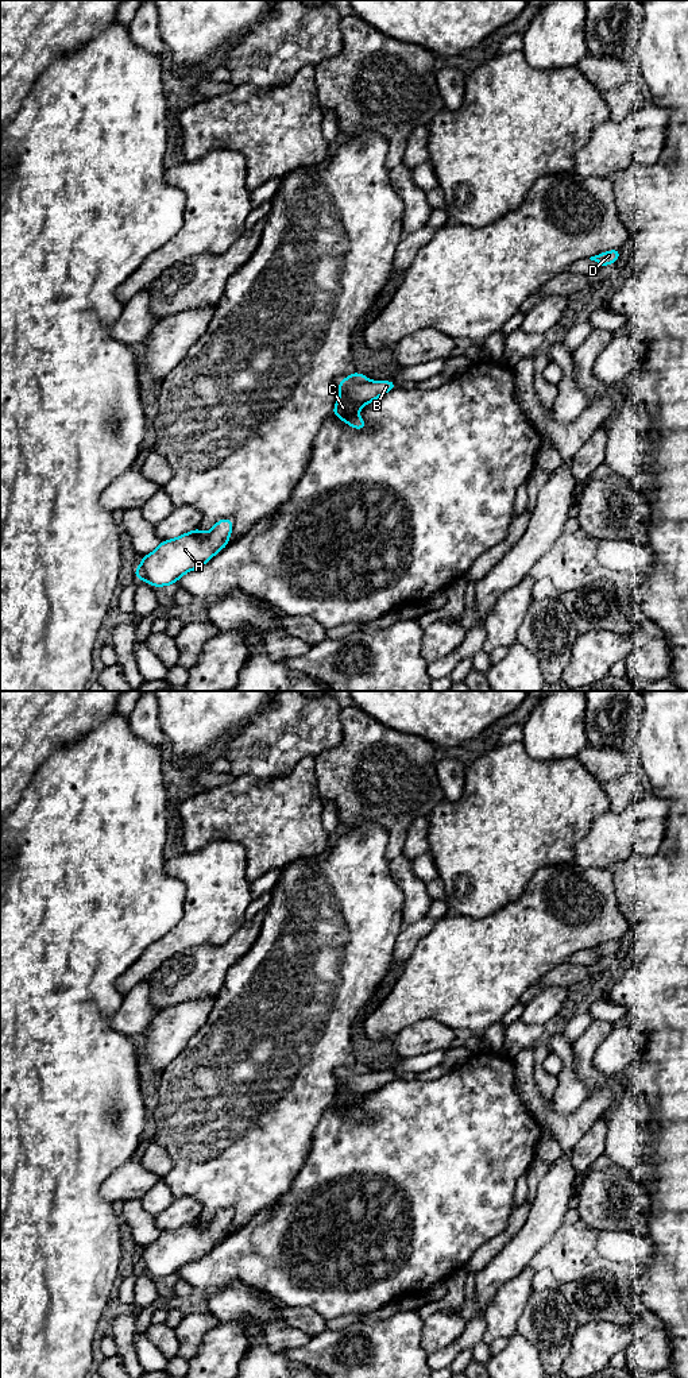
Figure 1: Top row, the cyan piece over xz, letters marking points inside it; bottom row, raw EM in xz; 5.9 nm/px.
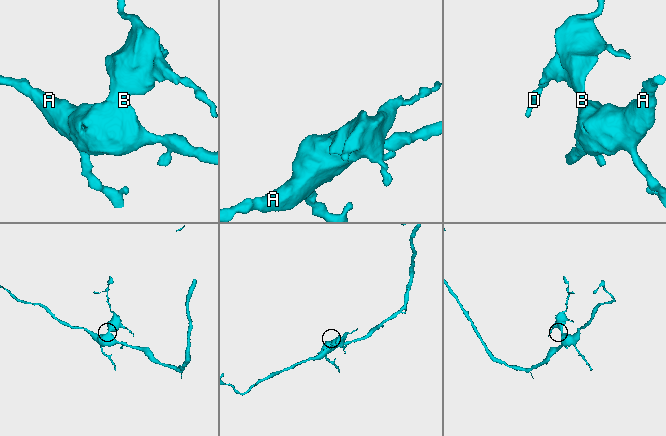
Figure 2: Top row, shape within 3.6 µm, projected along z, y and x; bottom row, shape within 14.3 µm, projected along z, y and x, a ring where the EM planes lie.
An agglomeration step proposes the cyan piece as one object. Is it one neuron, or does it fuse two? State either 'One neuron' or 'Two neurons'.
Two neurons

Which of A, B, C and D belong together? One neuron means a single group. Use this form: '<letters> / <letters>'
A B C / D

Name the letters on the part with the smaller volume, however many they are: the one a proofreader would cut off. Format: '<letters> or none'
D

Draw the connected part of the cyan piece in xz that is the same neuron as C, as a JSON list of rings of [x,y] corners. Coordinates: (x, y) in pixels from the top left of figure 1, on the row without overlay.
[[[368,1072],[340,1080],[331,1105],[337,1107],[353,1120],[364,1120],[368,1115],[359,1108],[359,1101],[395,1078],[398,1078],[395,1072]]]

